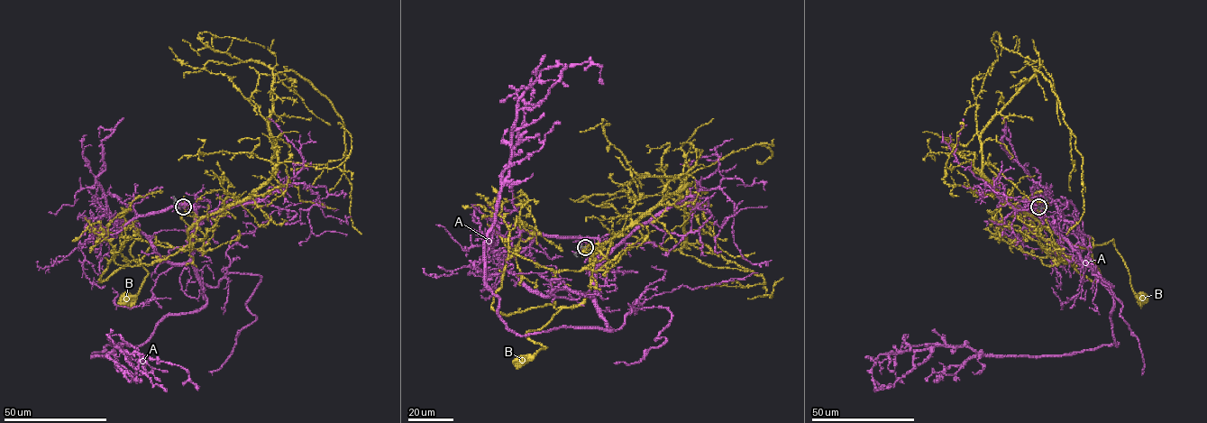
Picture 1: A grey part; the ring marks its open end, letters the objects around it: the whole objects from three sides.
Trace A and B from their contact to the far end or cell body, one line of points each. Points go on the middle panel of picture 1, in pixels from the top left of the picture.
A: (581, 245), (598, 241), (610, 330), (512, 332), (484, 239), (518, 99), (558, 64), (598, 64), (603, 84)
B: (585, 247), (604, 243), (590, 260), (588, 295), (527, 332), (545, 347), (520, 362)

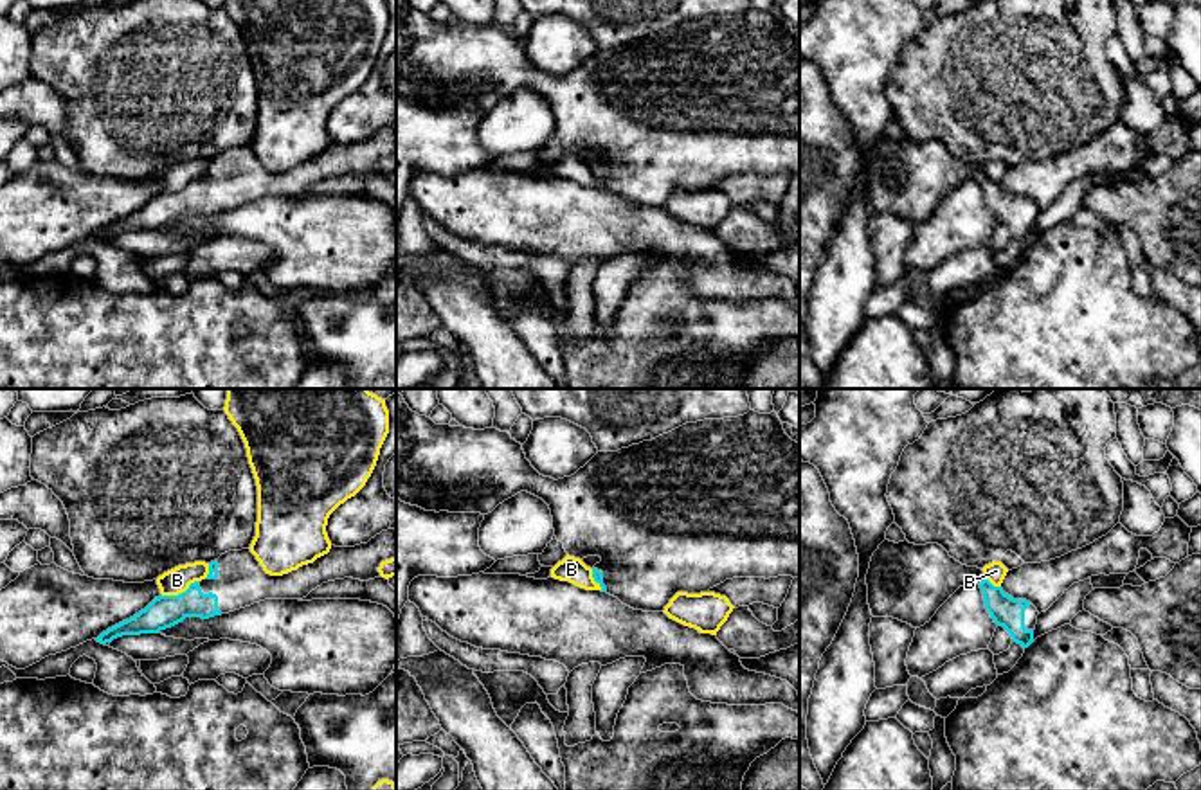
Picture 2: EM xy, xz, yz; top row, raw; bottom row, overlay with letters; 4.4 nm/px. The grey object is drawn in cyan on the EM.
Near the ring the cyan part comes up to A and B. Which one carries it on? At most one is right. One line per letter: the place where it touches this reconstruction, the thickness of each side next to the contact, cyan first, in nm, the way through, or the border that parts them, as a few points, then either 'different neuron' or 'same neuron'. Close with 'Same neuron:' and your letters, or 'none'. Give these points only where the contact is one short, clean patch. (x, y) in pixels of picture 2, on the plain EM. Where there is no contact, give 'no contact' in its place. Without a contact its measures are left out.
A: no contact; different neuron
B: contact xy (179, 191); calibres 150 and 120 nm; border xy (198, 177), (177, 191), (161, 191); different neuron
Same neuron: none

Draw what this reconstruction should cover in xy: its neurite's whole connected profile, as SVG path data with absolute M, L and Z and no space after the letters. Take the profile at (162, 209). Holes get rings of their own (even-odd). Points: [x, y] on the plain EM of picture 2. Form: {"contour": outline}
{"contour": "M387 126L367 140L335 144L283 173L263 167L250 146L229 148L209 160L209 171L178 193L158 193L133 214L108 225L95 238L112 239L122 232L158 230L185 214L209 216L265 196L303 196L322 180L353 175L380 175L382 158L396 155L396 126Z"}

